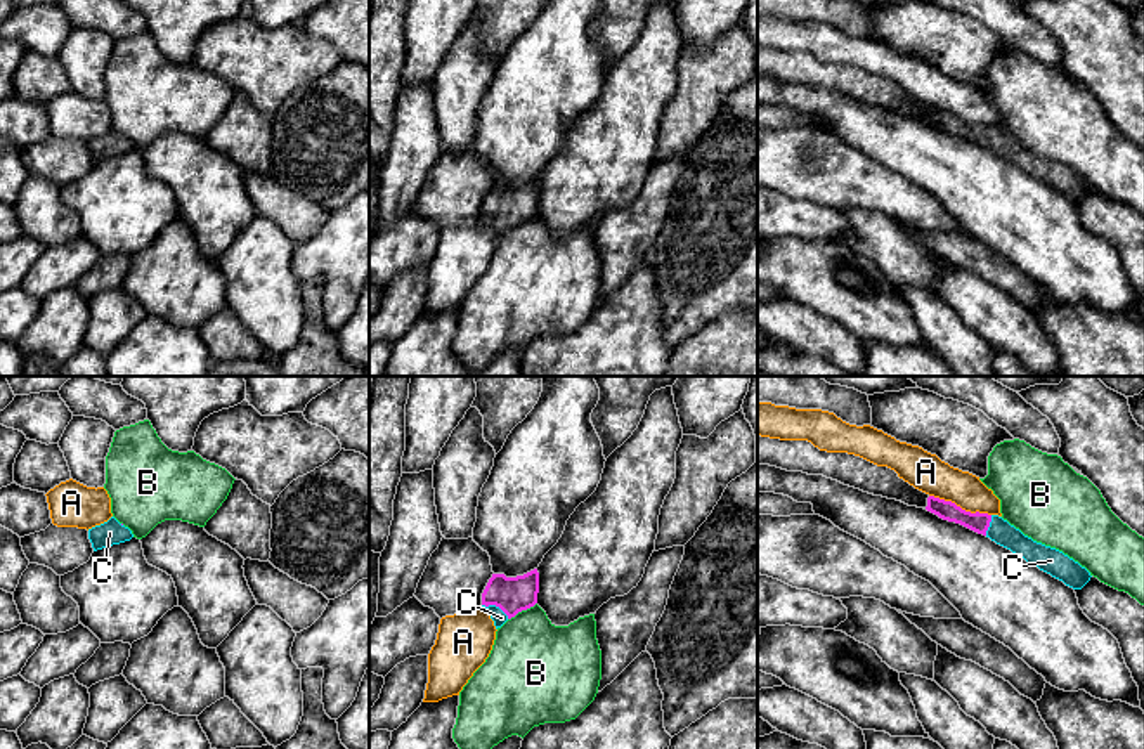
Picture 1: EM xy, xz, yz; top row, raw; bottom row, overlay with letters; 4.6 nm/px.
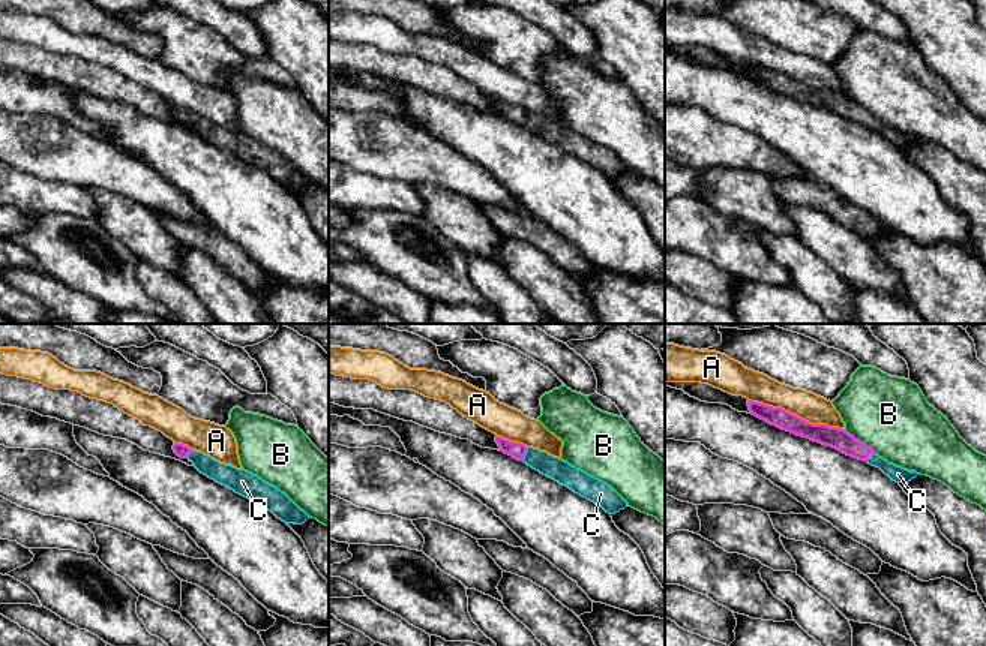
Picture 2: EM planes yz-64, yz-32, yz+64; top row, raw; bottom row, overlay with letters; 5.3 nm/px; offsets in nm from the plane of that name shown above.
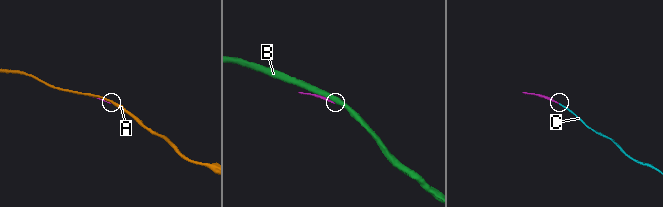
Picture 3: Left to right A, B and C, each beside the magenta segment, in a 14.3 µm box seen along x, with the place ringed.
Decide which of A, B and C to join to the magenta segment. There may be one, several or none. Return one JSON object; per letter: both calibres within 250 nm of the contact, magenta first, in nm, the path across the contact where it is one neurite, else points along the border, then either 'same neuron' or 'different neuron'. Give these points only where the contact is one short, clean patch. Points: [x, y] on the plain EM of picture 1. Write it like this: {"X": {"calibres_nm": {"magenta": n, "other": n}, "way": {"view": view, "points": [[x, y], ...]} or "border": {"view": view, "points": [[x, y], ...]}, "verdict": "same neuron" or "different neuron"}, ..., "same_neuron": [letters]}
{"A": {"calibres_nm": {"magenta": 90, "other": 180}, "verdict": "different neuron"}, "B": {"calibres_nm": {"magenta": 170, "other": 400}, "verdict": "different neuron"}, "C": {"calibres_nm": {"magenta": 170, "other": 70}, "way": {"view": "xz", "points": [[512, 207], [496, 217], [498, 227]]}, "verdict": "same neuron"}, "same_neuron": ["C"]}

